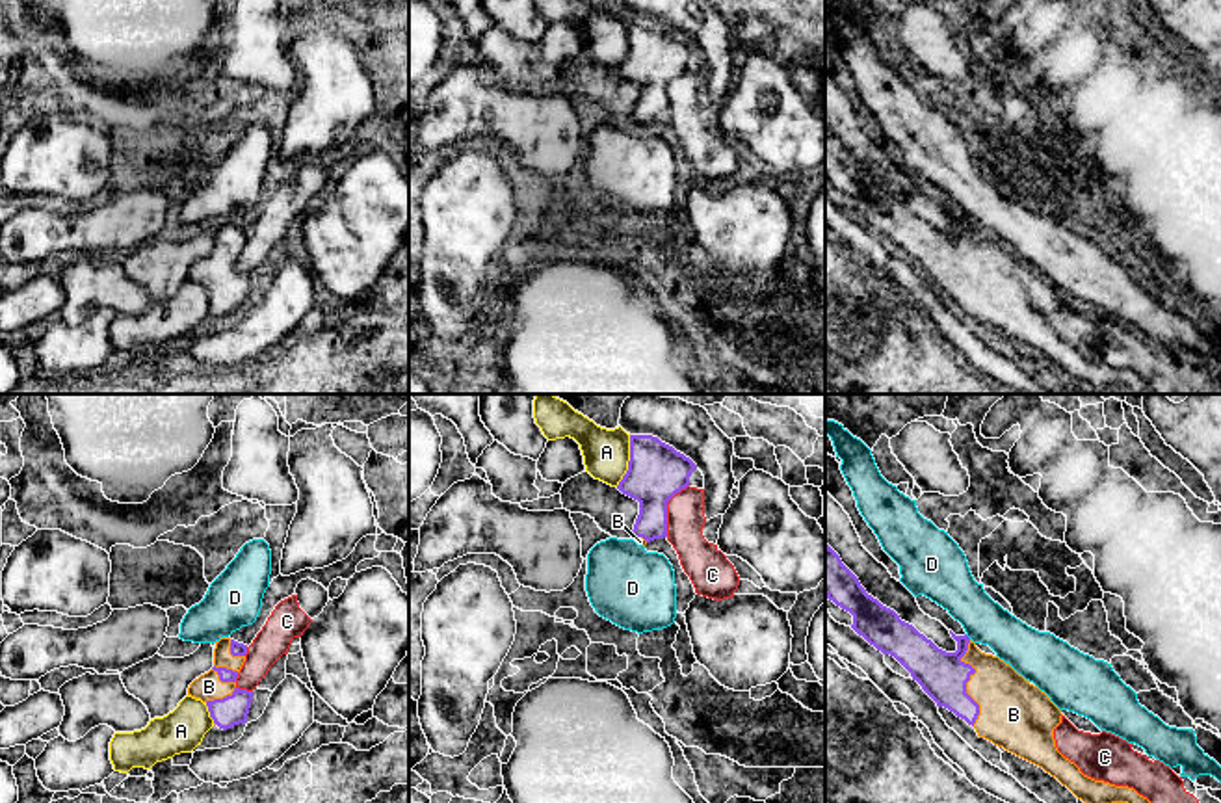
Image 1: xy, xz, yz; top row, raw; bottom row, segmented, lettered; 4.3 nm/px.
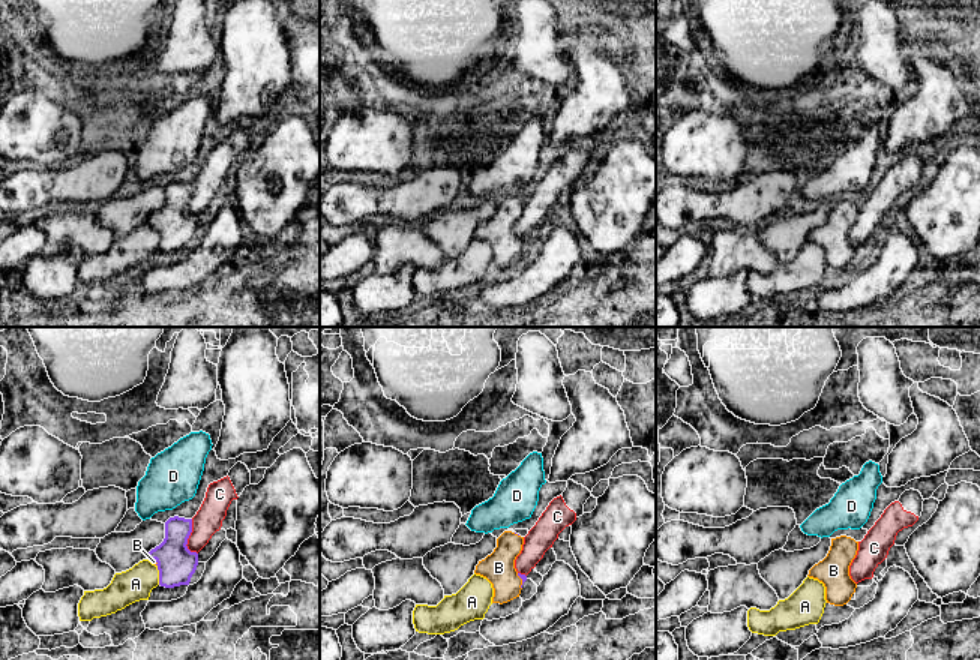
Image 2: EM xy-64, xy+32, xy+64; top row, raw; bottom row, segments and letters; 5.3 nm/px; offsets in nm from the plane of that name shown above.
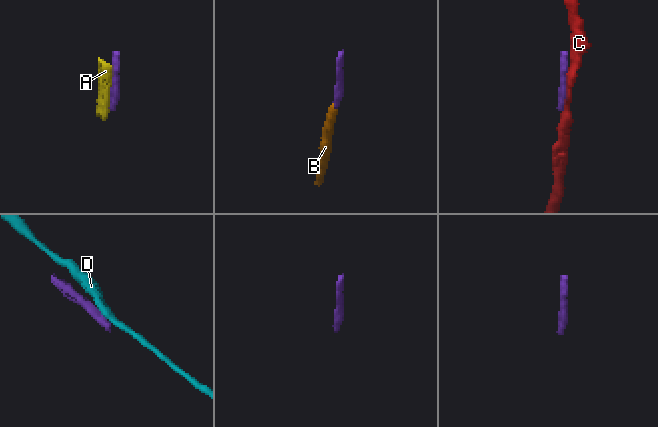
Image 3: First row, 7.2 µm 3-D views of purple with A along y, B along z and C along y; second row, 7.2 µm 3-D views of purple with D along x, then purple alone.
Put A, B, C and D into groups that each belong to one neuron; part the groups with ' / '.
A / B / C / D

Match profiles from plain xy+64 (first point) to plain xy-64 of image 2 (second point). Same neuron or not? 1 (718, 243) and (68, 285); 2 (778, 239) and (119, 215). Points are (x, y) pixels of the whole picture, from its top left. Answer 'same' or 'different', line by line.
1: different
2: same

